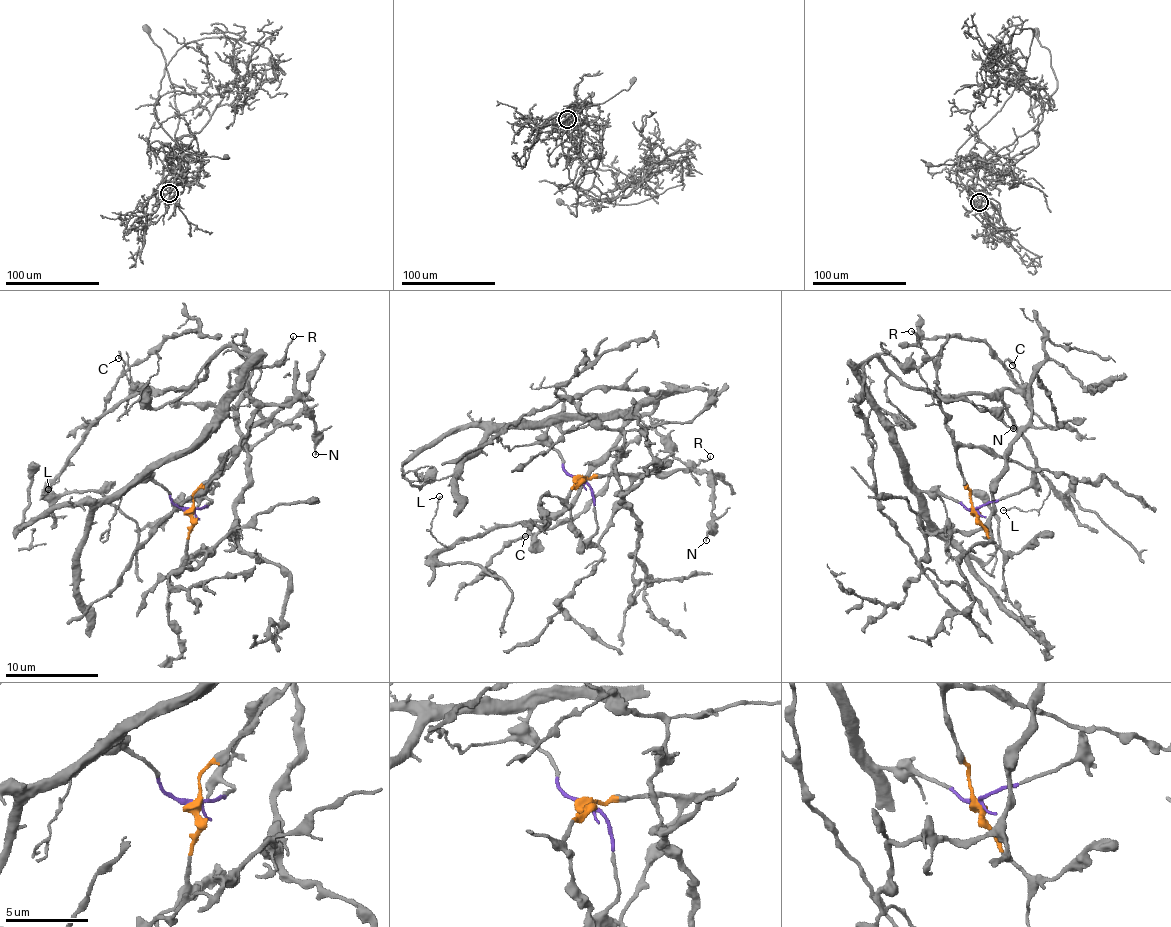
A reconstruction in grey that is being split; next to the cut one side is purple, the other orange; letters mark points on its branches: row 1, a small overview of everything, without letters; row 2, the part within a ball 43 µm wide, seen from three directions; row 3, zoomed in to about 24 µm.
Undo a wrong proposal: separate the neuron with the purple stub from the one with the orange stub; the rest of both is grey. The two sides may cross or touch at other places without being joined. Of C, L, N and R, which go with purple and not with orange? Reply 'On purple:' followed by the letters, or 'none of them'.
On purple: C, L, R

